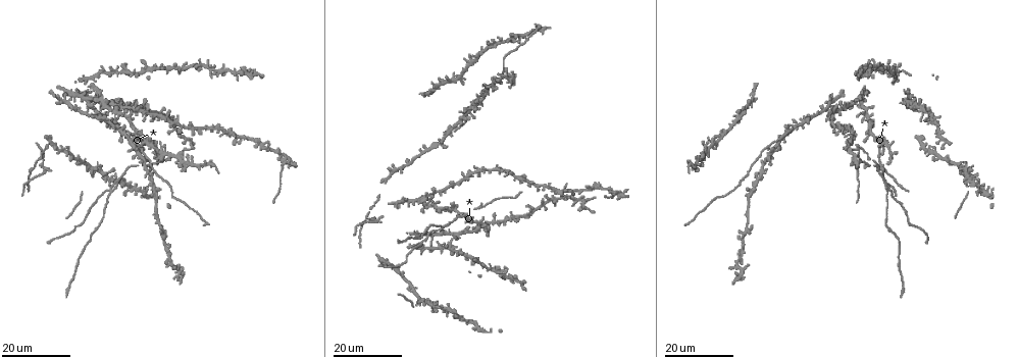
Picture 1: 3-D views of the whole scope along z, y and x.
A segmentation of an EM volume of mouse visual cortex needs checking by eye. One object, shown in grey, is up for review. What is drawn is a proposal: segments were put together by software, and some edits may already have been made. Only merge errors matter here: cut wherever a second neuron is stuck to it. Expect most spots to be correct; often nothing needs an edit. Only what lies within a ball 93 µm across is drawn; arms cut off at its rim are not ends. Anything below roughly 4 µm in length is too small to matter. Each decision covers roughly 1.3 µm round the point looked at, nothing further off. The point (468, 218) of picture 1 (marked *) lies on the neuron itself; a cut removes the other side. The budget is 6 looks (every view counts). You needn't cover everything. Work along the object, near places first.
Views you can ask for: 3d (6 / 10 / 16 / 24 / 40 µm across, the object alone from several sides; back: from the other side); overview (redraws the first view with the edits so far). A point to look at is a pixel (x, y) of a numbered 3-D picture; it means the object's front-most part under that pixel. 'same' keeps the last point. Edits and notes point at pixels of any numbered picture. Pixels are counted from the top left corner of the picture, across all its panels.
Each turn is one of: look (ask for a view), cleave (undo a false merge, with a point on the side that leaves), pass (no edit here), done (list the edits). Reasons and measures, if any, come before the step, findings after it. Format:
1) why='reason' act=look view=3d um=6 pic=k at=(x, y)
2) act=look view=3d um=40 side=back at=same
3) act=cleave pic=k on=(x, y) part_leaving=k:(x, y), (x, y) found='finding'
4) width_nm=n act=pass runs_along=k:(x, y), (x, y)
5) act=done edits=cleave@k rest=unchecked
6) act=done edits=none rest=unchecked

why='a fork' act=look view=3d um=16 pic=1 at=(116, 182)

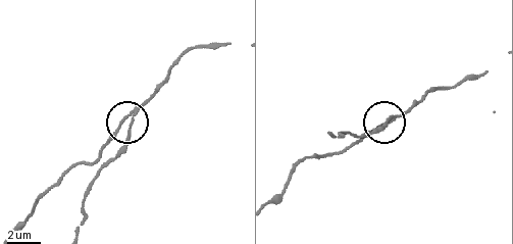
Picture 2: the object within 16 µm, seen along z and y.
act=look view=3d um=6 pic=2 at=(127, 118)

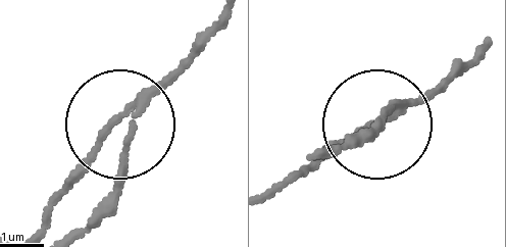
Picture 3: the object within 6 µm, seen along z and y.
side_arm_um=43 arms=3 act=cleave pic=3 on=(127, 165) found='a second neuron is stuck on'

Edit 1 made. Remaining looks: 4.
why='four or more arms meet' act=look view=3d um=24 pic=1 at=(143, 105)

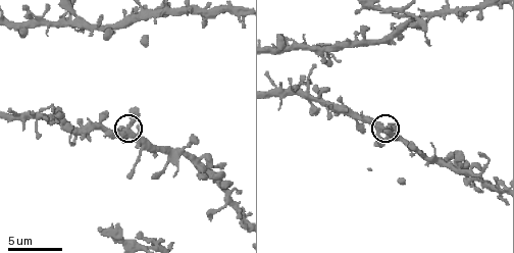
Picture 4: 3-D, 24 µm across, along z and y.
act=look view=3d um=6 pic=4 at=(129, 132)

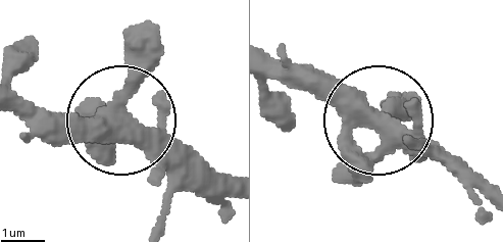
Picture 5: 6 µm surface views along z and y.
side_arm_um=10 act=pass runs_along=5:(12, 103), (67, 122), (118, 117), (141, 27) found='continuous, no second neuron'

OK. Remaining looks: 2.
act=done edits=cleave@3 rest=unchecked

